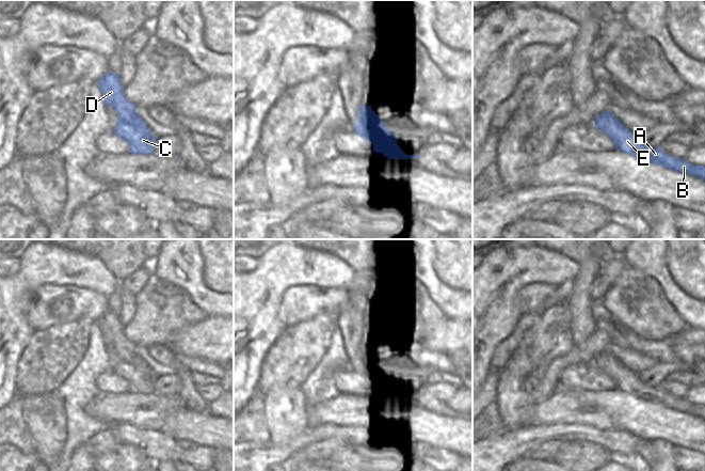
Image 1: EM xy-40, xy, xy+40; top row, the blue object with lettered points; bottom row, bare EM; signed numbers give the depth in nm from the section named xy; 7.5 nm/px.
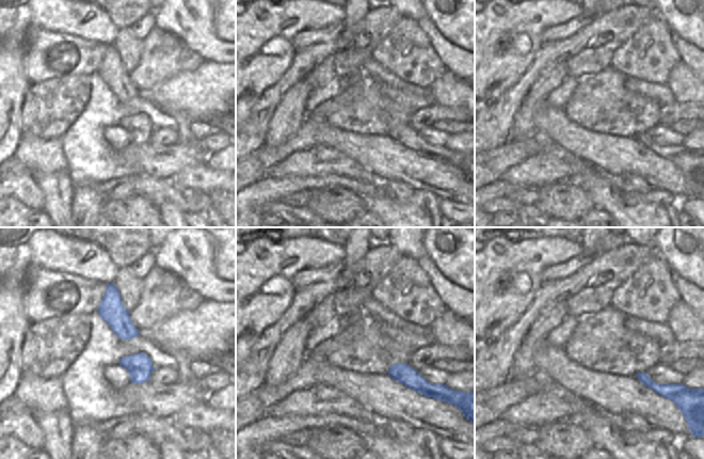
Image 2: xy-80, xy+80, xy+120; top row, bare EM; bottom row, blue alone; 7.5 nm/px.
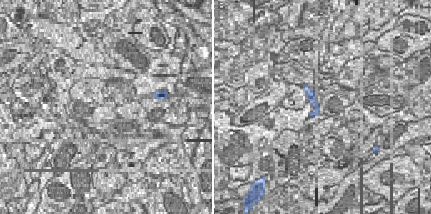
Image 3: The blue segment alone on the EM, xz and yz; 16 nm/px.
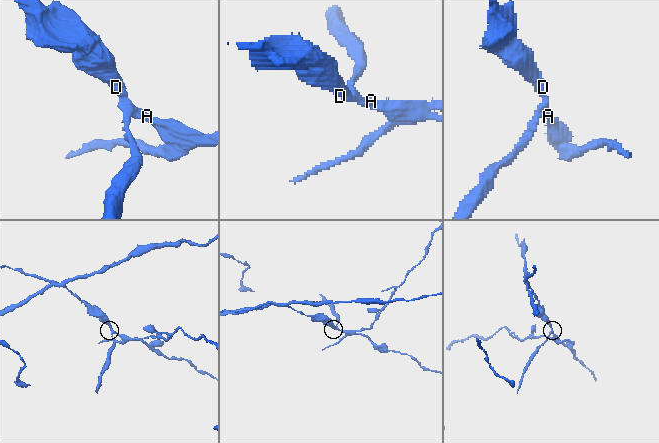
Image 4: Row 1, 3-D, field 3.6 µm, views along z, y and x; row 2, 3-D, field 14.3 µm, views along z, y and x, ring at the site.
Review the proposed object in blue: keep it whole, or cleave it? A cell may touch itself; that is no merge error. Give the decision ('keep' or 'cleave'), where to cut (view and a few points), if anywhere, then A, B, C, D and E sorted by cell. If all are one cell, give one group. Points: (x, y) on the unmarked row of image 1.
cleave | xy-40 (117, 355), (121, 362), (131, 365), (144, 364) | A B D E / C

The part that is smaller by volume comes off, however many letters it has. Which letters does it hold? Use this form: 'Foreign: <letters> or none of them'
Foreign: C

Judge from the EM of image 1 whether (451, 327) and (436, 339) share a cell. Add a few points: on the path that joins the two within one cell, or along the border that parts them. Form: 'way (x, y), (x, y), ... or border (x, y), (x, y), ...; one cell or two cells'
way (448, 330), (439, 339); one cell

